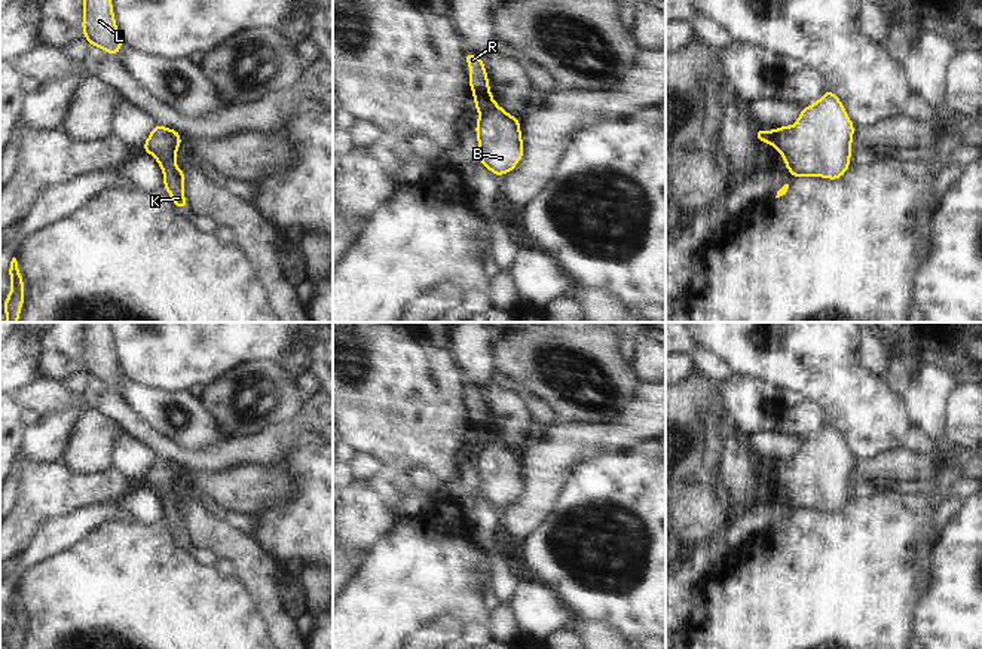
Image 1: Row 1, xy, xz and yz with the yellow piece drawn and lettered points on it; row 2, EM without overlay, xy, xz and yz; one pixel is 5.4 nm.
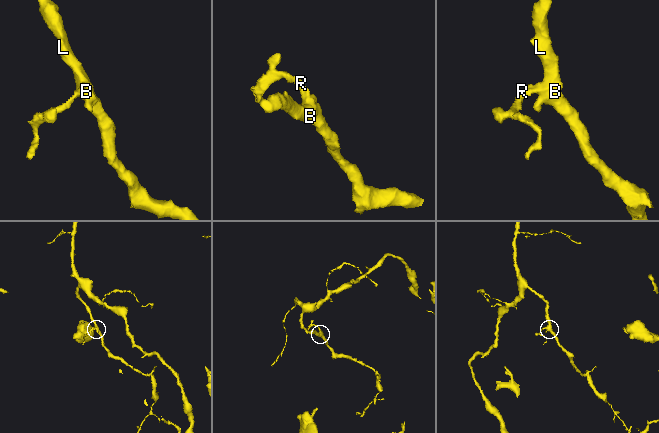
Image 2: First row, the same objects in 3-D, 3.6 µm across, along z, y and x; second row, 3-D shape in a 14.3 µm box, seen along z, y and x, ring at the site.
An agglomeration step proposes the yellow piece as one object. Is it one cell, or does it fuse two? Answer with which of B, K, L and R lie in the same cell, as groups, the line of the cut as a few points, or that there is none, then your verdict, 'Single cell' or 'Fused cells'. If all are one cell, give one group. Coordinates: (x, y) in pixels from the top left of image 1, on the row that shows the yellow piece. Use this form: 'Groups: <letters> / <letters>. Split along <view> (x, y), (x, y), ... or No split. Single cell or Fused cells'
Groups: B K L R. No split. Single cell

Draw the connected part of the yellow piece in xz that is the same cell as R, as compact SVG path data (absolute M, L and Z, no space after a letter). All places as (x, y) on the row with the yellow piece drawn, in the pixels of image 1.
M465 52L464 59L469 64L469 88L480 114L475 125L478 159L501 177L511 172L523 157L520 119L495 102L483 59L469 52Z

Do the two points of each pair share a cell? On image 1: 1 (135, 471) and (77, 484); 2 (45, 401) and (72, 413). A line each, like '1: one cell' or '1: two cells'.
1: two cells
2: two cells

